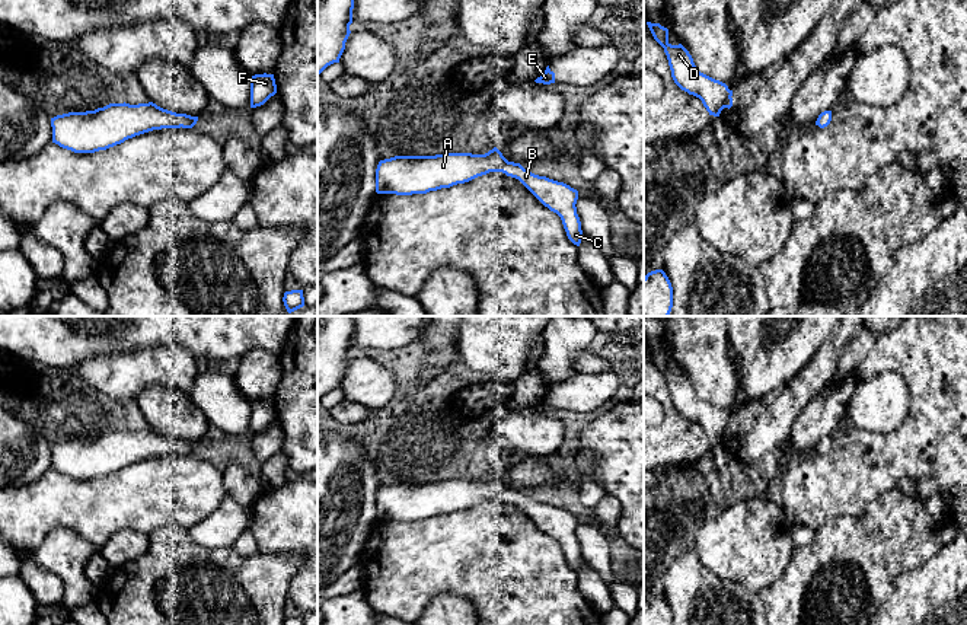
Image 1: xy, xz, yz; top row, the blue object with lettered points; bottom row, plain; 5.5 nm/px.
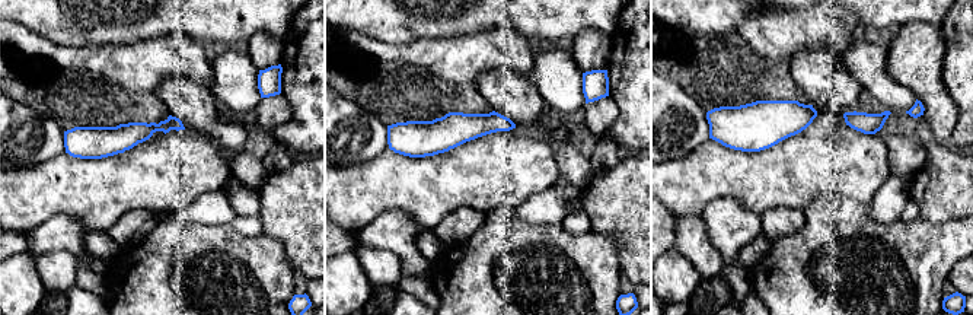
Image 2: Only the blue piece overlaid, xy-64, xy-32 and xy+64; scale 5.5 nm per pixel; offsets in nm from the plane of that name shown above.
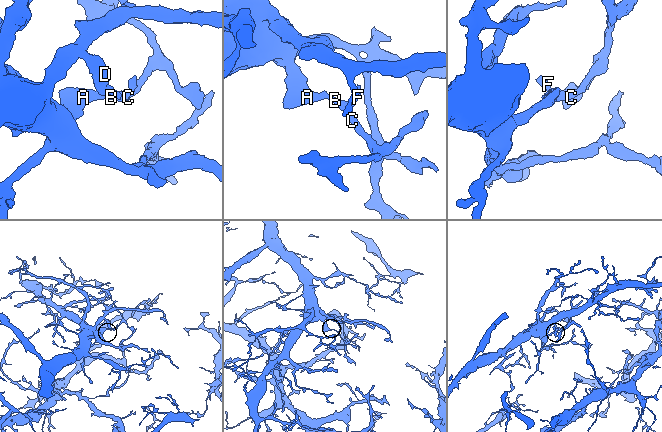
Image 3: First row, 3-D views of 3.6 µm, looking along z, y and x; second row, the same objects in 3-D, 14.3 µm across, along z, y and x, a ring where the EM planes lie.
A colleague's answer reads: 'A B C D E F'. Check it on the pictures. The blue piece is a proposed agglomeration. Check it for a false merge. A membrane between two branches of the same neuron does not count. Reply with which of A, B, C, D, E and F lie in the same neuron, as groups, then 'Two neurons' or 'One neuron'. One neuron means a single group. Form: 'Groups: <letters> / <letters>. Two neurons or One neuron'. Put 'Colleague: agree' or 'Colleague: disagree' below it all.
Groups: A B C D E F. One neuron
Colleague: agree

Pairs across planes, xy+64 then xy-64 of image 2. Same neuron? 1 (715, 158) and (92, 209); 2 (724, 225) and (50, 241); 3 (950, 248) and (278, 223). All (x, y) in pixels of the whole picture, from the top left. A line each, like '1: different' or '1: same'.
1: same
2: same
3: different

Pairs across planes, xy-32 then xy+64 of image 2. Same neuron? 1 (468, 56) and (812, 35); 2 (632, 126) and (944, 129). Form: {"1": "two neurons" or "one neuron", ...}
{"1": "one neuron", "2": "two neurons"}

